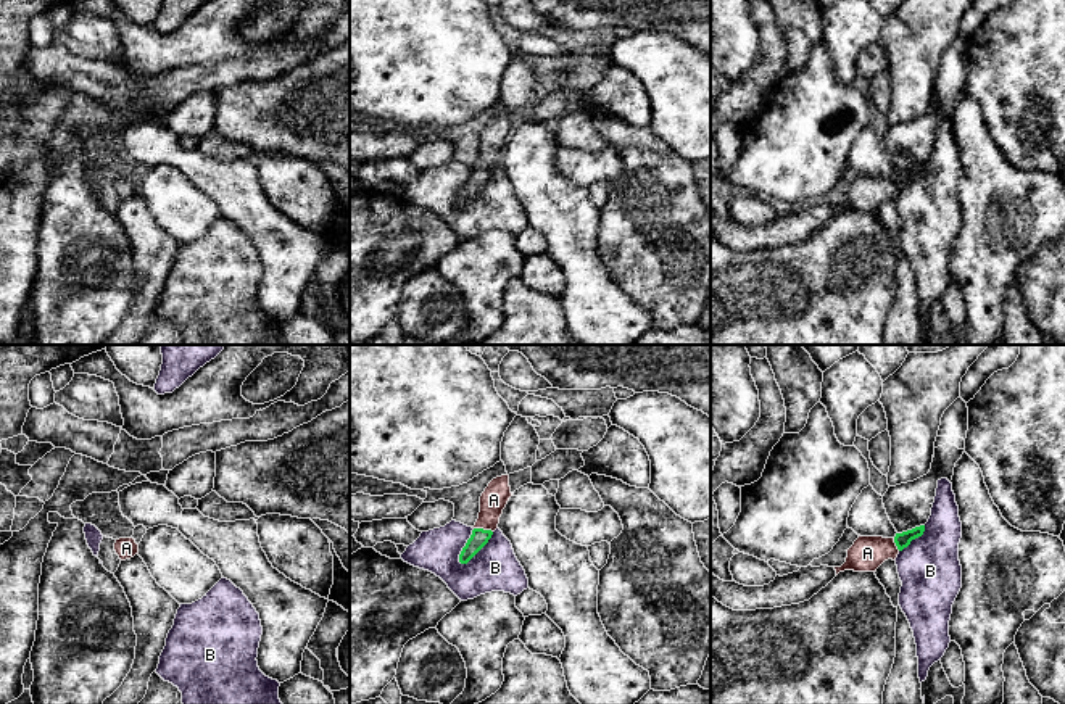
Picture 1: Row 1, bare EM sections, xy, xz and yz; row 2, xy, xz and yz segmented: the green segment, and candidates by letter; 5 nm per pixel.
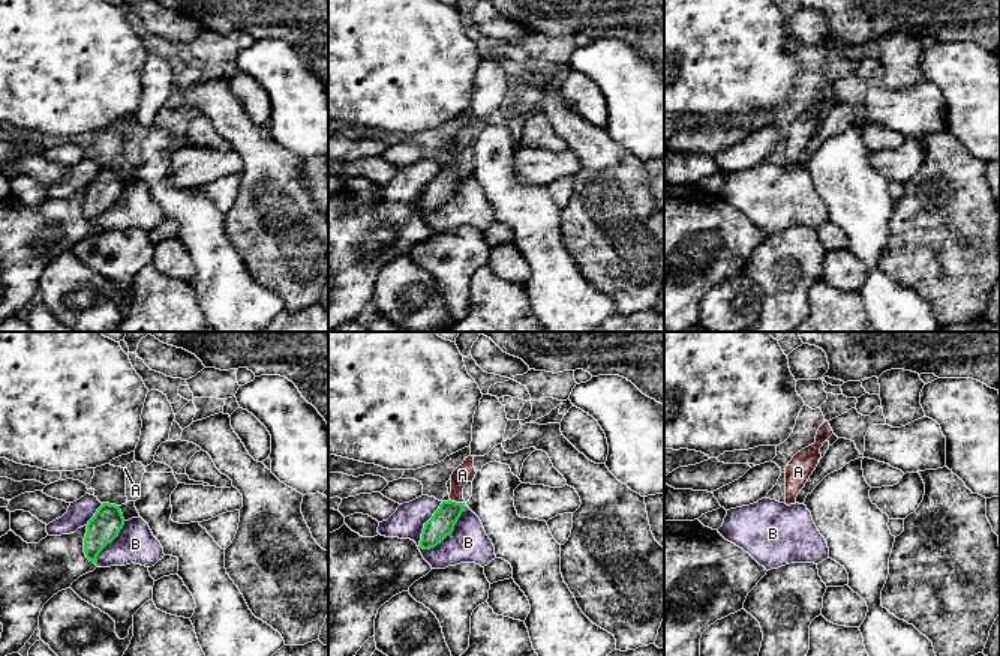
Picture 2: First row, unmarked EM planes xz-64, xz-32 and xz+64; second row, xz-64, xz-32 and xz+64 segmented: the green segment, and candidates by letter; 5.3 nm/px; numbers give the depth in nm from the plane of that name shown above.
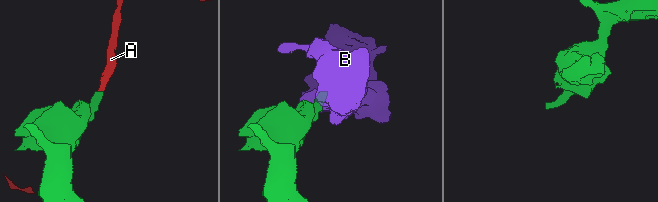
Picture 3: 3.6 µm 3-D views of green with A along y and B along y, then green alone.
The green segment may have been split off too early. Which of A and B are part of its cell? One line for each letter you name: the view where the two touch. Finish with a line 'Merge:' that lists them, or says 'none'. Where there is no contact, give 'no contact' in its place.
A: contact in xz
Merge: A

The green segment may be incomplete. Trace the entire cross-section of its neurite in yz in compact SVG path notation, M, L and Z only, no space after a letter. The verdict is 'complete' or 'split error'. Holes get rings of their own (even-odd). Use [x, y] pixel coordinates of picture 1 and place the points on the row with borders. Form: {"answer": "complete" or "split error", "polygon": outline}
{"answer": "split error", "polygon": "M925 525L896 533L894 538L859 535L854 545L847 549L846 562L841 567L835 567L836 575L844 570L876 572L885 561L896 561L897 554L907 548L912 540L922 536L923 532Z"}

